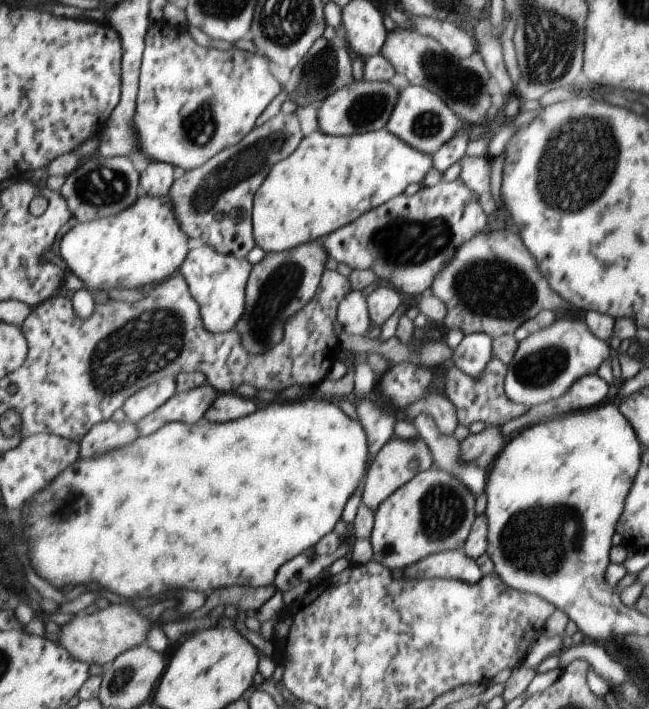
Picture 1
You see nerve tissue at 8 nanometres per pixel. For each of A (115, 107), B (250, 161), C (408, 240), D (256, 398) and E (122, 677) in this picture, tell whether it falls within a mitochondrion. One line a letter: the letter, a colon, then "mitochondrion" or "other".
A: other
B: mitochondrion
C: mitochondrion
D: other
E: mitochondrion

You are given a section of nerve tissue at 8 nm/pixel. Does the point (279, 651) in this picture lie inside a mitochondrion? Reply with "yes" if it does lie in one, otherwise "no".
no

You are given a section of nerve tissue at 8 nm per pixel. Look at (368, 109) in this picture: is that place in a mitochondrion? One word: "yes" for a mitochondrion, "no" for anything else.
yes

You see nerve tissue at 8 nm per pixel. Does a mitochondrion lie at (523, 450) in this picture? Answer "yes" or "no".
no

